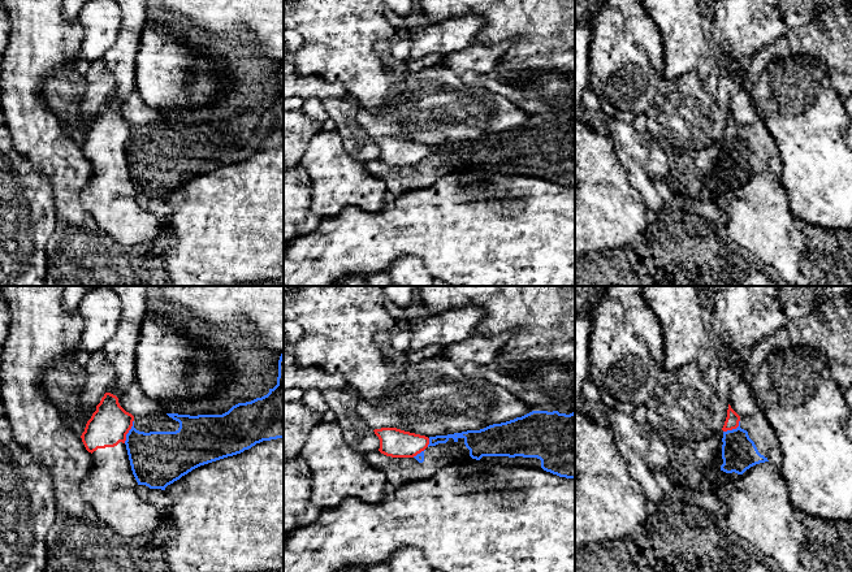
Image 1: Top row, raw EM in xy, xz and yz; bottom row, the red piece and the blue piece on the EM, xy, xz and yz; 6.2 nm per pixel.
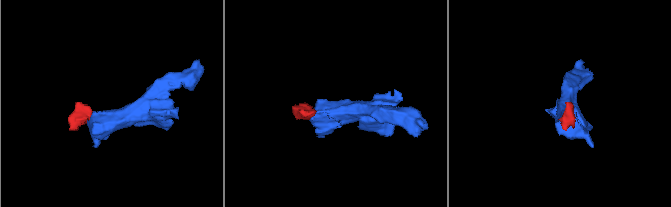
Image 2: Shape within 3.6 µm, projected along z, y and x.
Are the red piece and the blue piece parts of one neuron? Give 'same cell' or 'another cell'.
another cell

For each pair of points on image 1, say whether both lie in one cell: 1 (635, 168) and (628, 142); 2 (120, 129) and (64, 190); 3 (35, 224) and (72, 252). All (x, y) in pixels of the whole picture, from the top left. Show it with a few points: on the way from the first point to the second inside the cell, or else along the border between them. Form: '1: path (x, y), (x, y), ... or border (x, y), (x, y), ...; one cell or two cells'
1: path (635, 161), (631, 148); one cell
2: border (79, 144), (91, 163), (91, 178), (82, 191); two cells
3: border (55, 206), (56, 225), (46, 247), (46, 265); two cells

